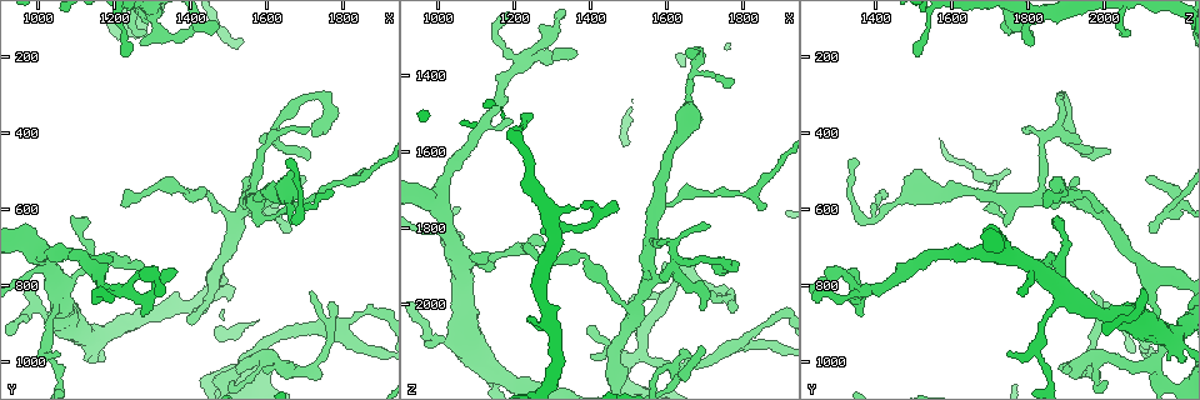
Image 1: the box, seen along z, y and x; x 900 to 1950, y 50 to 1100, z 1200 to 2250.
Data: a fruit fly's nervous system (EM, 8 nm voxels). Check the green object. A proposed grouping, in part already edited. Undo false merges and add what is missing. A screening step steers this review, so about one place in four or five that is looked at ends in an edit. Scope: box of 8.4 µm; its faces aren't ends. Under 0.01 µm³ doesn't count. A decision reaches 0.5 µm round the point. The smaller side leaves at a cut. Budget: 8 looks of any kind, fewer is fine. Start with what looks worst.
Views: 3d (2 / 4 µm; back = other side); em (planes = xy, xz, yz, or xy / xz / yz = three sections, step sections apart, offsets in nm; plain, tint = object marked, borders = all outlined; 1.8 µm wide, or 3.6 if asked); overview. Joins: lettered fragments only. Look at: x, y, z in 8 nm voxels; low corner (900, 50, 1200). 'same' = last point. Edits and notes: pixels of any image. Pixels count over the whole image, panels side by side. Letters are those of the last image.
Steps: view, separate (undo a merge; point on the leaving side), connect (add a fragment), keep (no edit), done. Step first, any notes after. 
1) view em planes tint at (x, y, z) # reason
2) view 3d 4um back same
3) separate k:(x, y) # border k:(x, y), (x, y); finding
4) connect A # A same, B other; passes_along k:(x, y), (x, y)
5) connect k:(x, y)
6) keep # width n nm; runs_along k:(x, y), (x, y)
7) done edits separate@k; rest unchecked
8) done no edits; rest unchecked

view em planes tint at (1655, 655, 2125) # free end

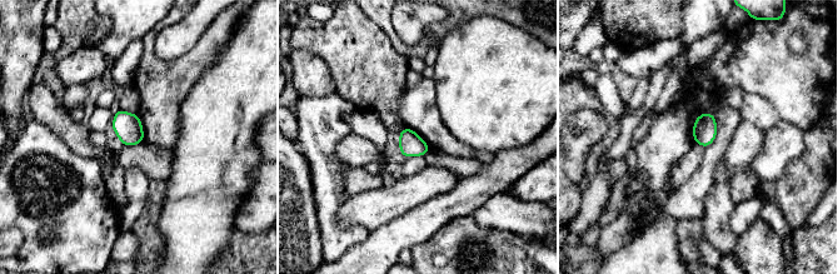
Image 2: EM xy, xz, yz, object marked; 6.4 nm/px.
view em planes borders same # see the neighbours

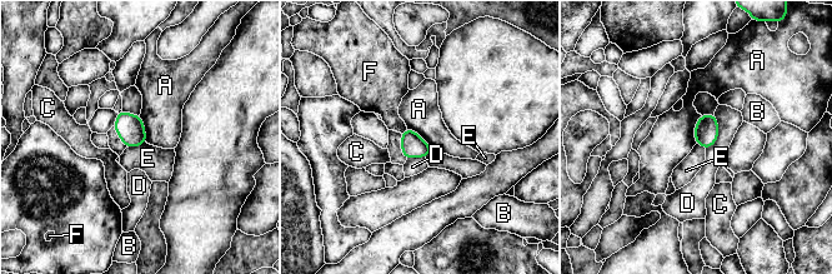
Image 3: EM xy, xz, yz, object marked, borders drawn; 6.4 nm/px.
keep # A other, B other, C other, D other, E other, F other; no lettered fragment goes on from it

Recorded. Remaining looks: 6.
view 3d 2um at (975, 810, 2100) # an open end

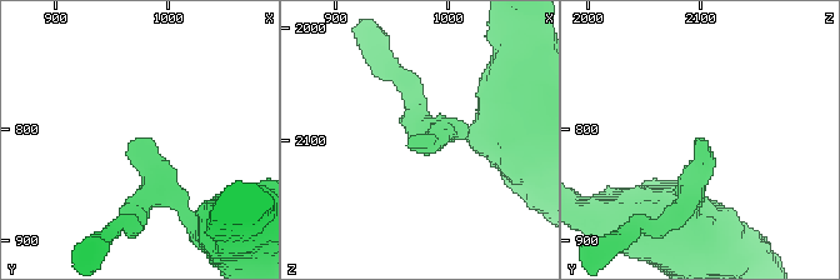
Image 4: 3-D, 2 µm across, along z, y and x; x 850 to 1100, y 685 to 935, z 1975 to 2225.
view em 3.6um planes plain at (970, 814, 2098)

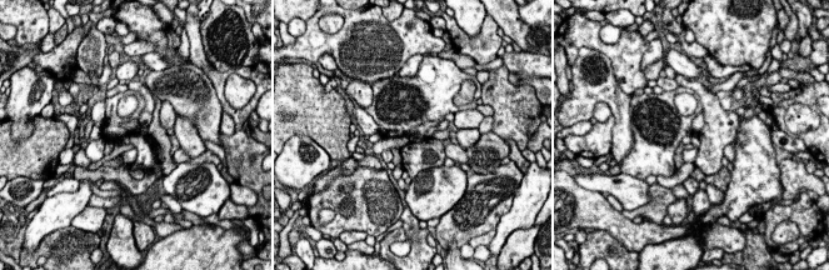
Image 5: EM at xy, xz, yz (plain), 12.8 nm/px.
view em 3.6um planes borders same

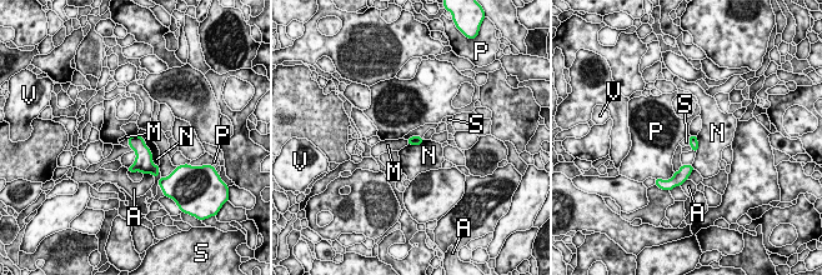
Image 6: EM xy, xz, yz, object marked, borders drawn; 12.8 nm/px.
keep # A other, M other, N other, P other, S other, V other; border 6:(424, 139), (411, 136), (407, 140); no lettered fragment goes on from it

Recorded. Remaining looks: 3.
view em planes borders at (1095, 620, 1875) # tapers out

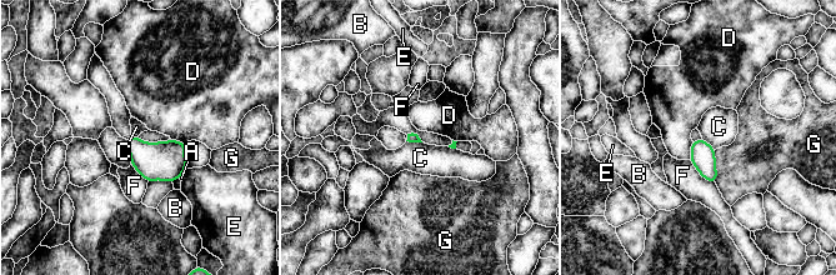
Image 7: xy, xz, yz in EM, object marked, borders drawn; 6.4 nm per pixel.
keep # A other, B other, C other, D other, E other, F other, G other; border 7:(406, 140), (421, 143); no lettered fragment goes on from it

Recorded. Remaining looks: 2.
done no edits; rest unchecked

